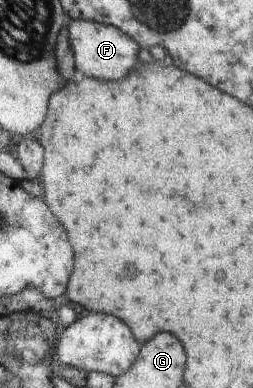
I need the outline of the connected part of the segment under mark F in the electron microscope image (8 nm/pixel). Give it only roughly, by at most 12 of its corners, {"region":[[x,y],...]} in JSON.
{"region":[[67,21],[78,75],[121,80],[140,46],[122,29]]}

